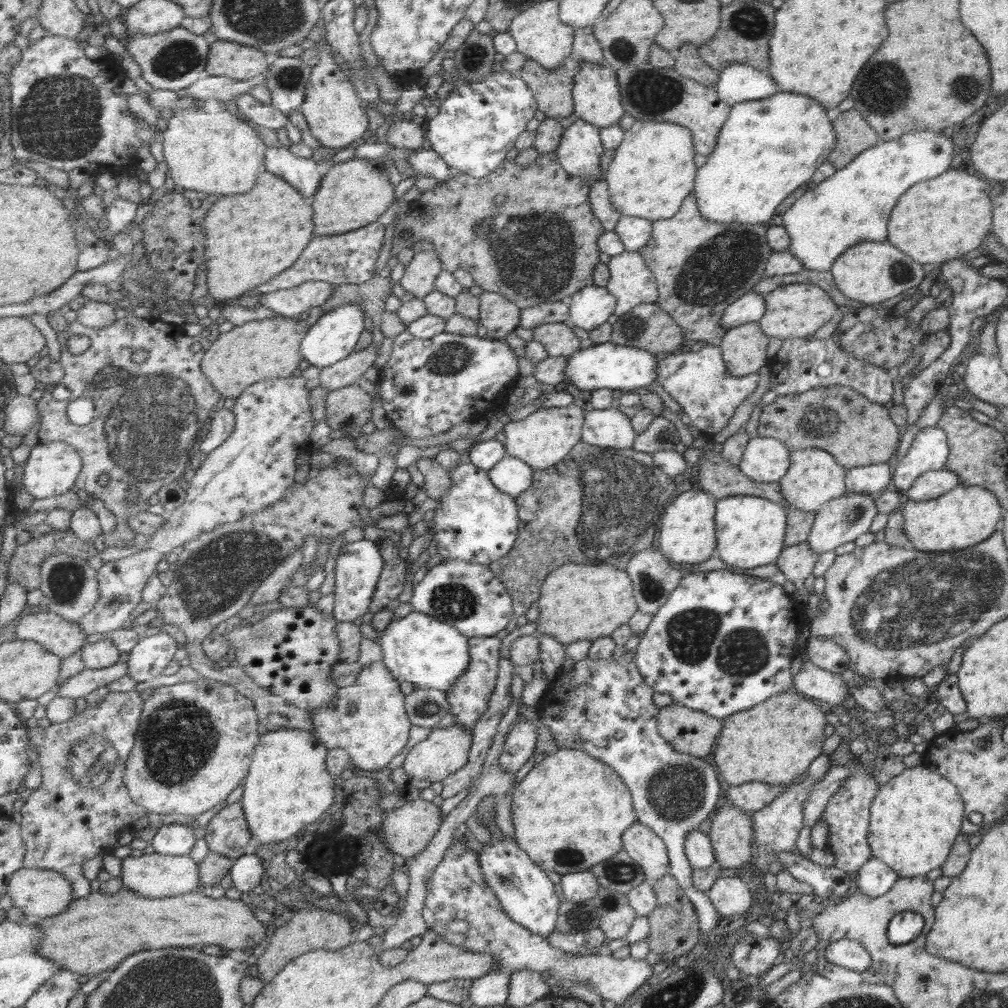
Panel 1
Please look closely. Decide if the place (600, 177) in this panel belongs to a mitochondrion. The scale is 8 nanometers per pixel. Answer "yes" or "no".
no

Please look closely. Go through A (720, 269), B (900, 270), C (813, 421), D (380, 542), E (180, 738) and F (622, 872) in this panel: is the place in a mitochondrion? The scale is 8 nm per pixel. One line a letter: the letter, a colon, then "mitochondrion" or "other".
A: mitochondrion
B: mitochondrion
C: mitochondrion
D: other
E: mitochondrion
F: mitochondrion

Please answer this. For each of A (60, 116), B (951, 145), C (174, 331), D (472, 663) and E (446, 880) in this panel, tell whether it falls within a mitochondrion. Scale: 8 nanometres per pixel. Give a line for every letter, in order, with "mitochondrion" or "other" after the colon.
A: mitochondrion
B: other
C: other
D: other
E: other

